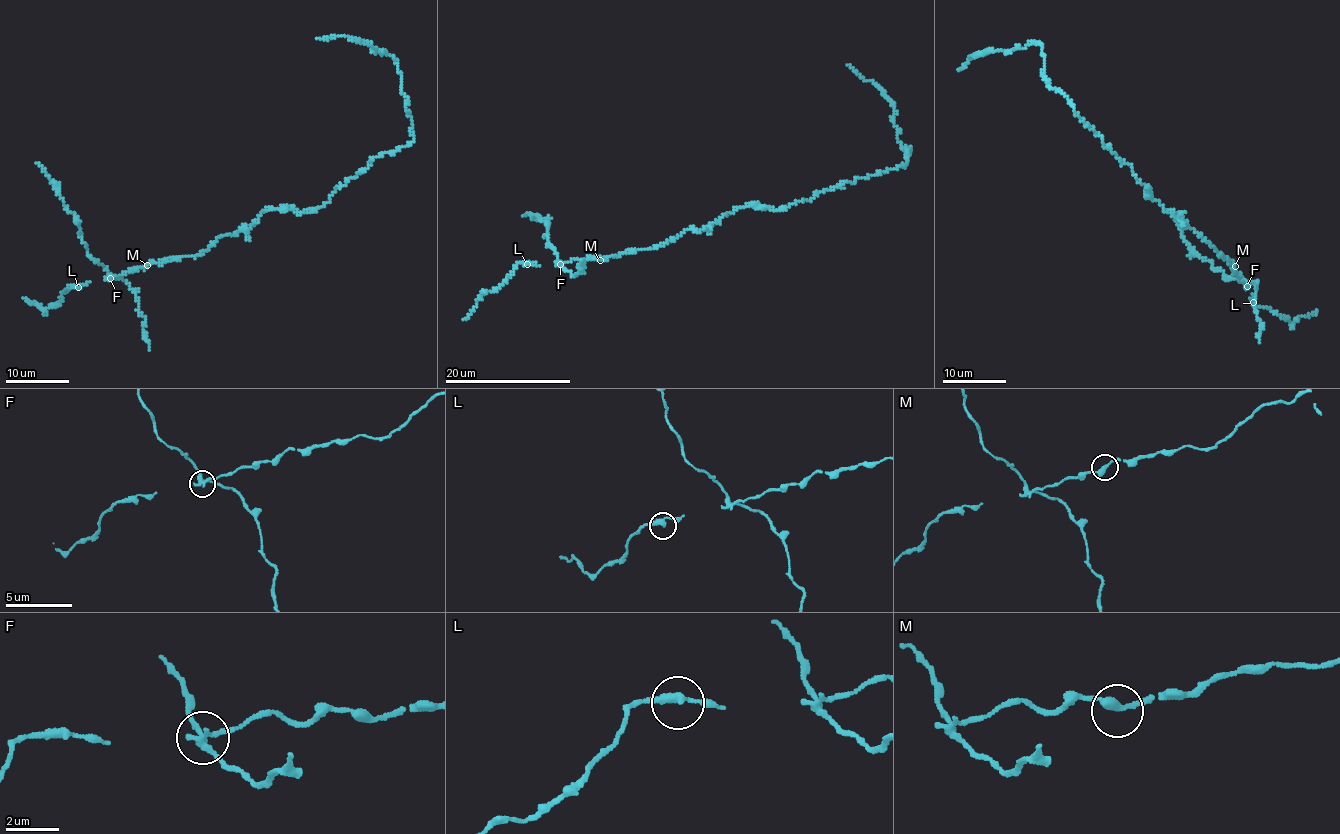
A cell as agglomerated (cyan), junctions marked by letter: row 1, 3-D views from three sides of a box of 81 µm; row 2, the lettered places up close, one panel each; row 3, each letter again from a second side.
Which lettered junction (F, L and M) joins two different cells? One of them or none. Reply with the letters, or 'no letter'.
F

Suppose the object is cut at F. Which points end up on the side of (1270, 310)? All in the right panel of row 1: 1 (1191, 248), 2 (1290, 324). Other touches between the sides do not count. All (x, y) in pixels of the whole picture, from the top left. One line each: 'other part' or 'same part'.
1: other part
2: same part

